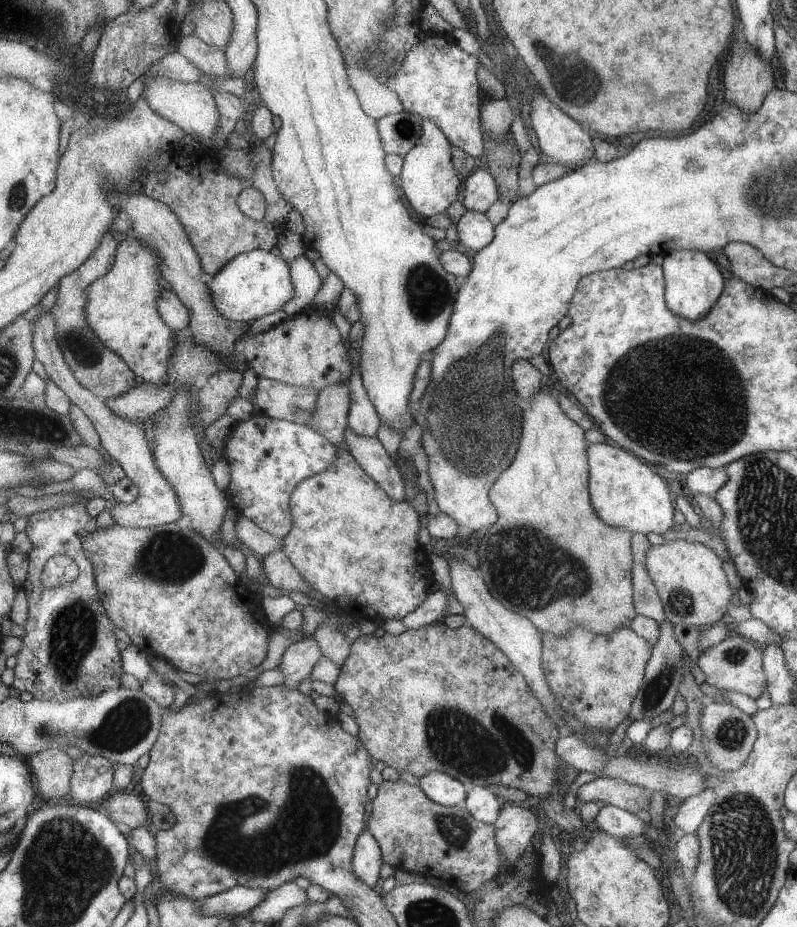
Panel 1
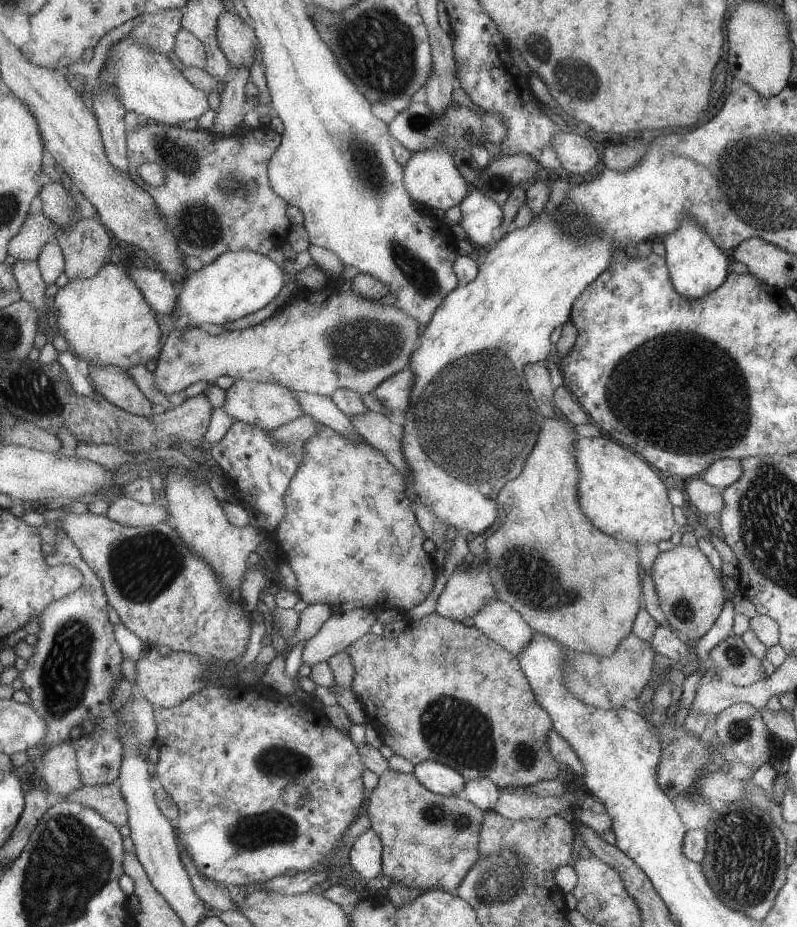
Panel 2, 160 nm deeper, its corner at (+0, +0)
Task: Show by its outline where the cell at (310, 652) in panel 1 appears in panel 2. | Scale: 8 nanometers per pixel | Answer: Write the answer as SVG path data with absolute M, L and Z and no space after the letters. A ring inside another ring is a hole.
M358 607L329 616L315 636L306 640L301 651L301 662L310 668L326 661L368 633L377 613Z

